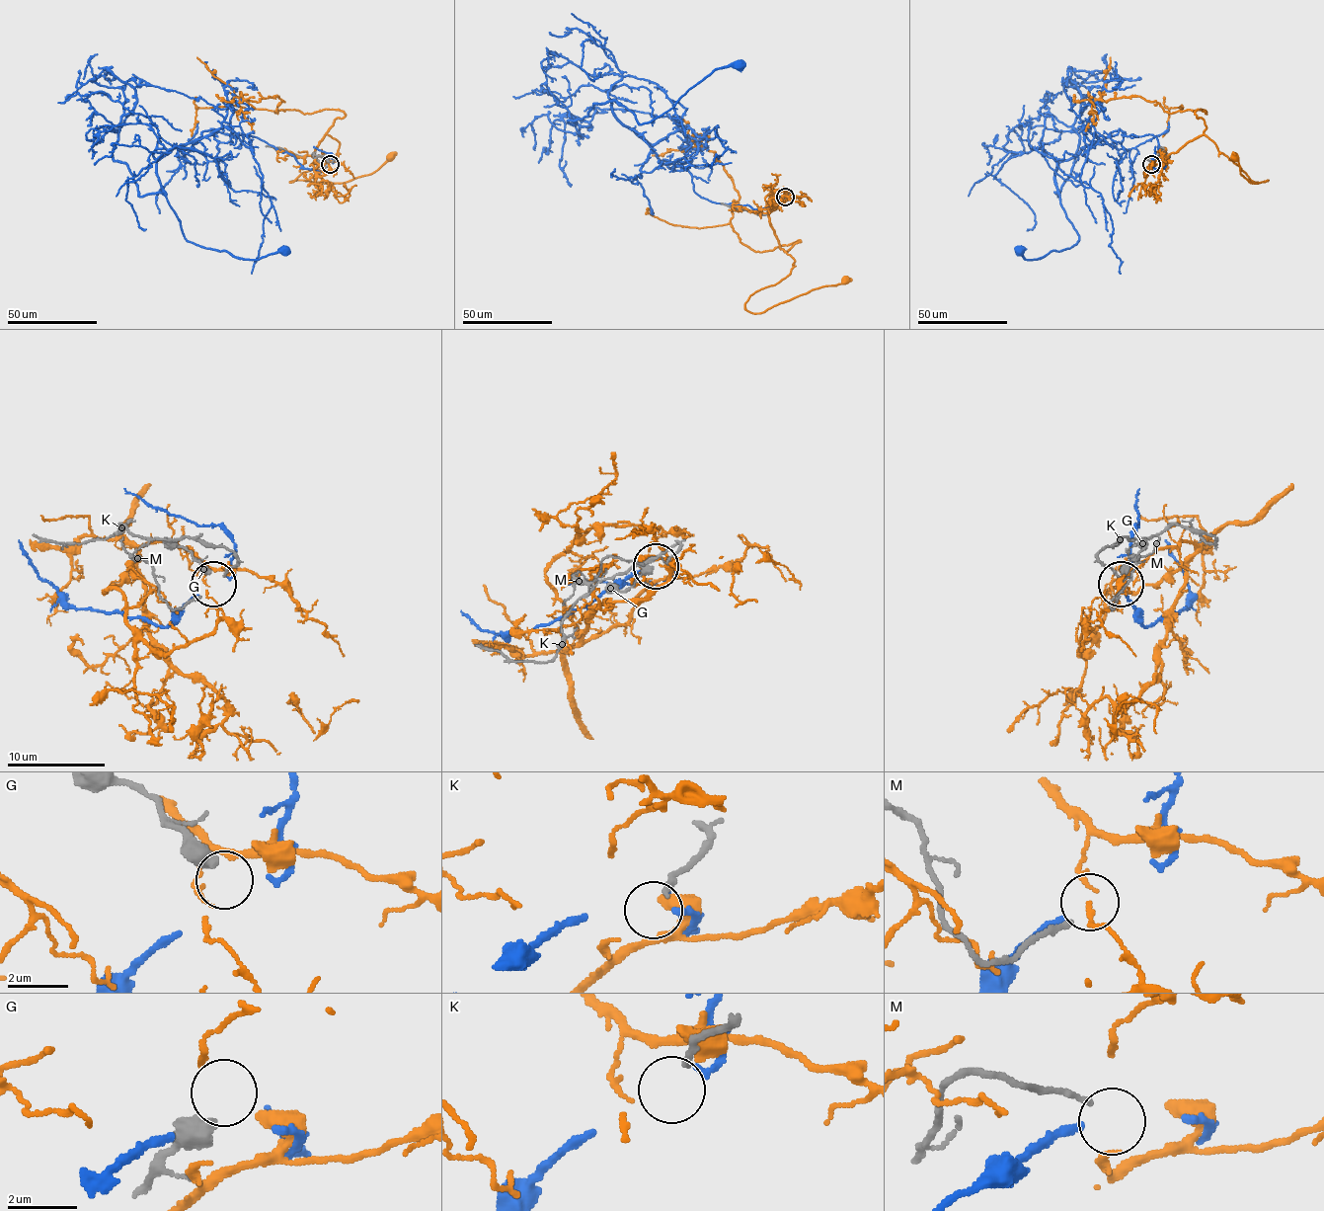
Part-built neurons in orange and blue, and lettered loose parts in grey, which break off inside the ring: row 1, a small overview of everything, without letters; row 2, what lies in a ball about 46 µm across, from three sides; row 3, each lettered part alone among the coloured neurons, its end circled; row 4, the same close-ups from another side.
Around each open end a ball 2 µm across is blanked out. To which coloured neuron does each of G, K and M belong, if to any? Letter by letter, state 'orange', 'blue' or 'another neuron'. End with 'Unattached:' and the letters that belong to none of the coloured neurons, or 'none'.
G: another neuron
K: another neuron
M: another neuron
Unattached: G, K, M

